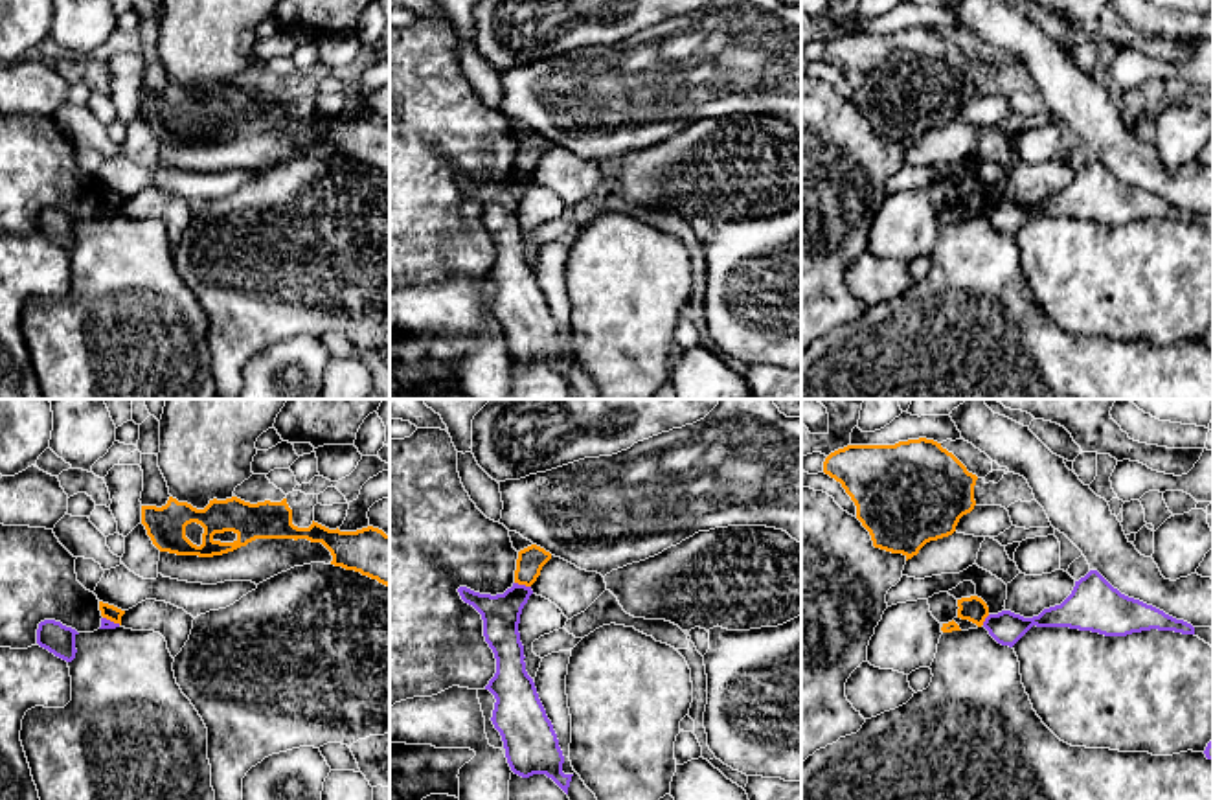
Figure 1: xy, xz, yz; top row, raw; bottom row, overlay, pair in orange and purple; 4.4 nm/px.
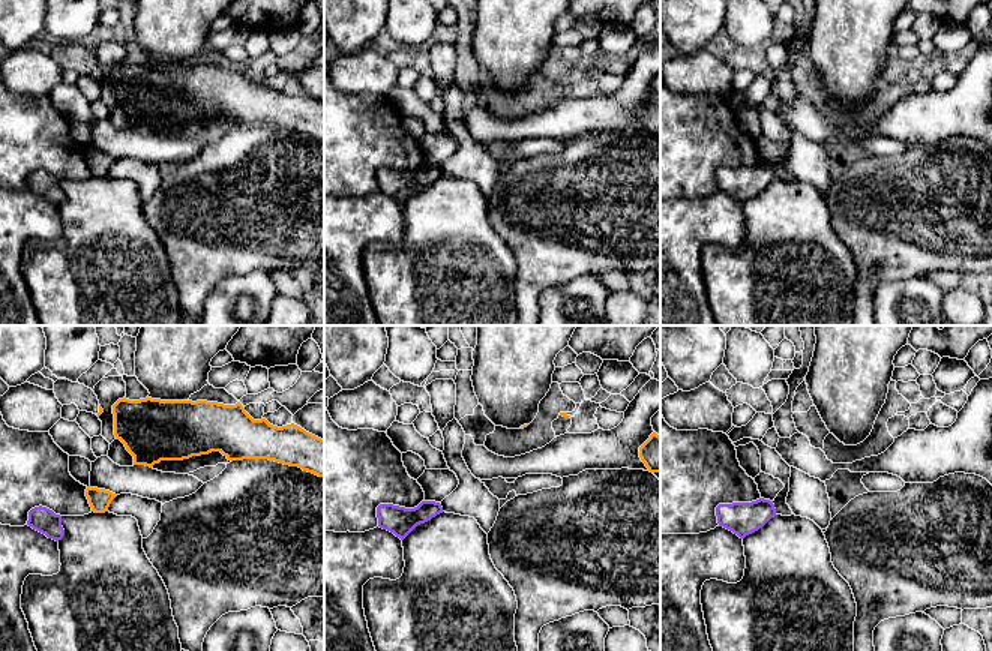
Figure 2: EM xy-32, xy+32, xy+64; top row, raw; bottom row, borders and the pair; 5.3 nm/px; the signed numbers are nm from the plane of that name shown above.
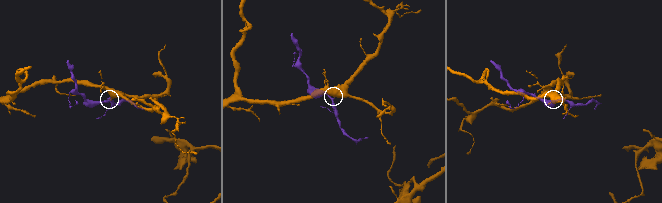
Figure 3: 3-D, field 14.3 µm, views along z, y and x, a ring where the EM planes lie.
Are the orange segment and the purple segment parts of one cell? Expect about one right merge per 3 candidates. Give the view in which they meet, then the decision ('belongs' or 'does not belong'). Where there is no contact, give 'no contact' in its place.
xz | does not belong

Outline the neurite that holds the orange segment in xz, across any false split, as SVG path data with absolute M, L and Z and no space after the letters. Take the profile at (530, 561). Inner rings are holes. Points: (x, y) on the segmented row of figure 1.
M537 544L520 550L516 559L515 583L531 587L550 559L551 554Z

